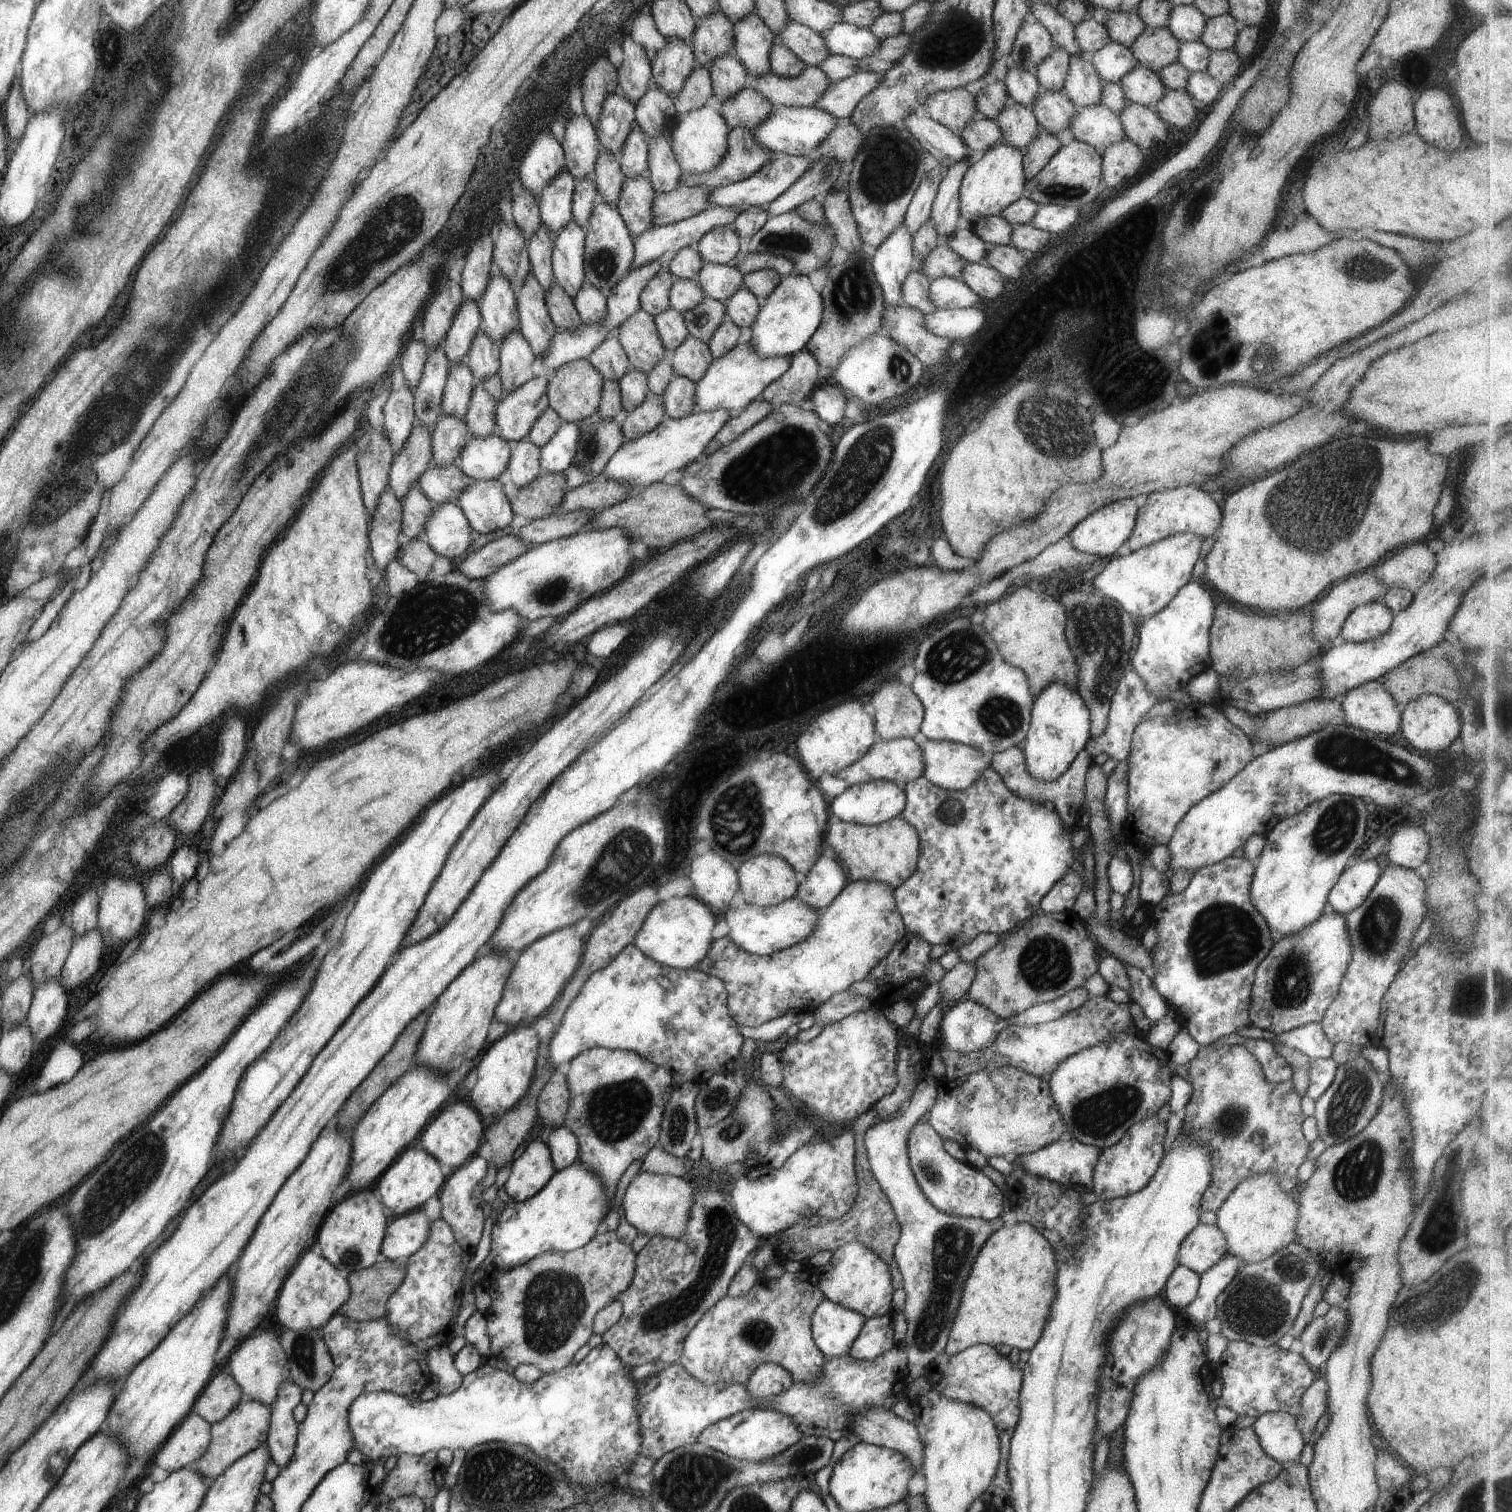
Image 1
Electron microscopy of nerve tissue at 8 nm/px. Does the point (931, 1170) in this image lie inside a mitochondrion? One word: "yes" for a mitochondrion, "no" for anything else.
yes

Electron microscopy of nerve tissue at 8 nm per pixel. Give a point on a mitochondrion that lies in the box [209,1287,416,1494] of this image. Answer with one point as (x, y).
(306, 1359)

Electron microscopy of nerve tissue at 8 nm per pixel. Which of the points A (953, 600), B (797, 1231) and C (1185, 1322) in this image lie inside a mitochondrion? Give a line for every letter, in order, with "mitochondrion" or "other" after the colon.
A: other
B: other
C: other

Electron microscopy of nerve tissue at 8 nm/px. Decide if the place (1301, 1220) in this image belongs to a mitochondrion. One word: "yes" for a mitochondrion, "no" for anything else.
no

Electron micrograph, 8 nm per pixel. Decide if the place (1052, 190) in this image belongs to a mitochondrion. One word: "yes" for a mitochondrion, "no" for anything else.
yes

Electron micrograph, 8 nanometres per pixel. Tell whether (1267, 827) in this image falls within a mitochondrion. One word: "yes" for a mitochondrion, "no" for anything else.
no

